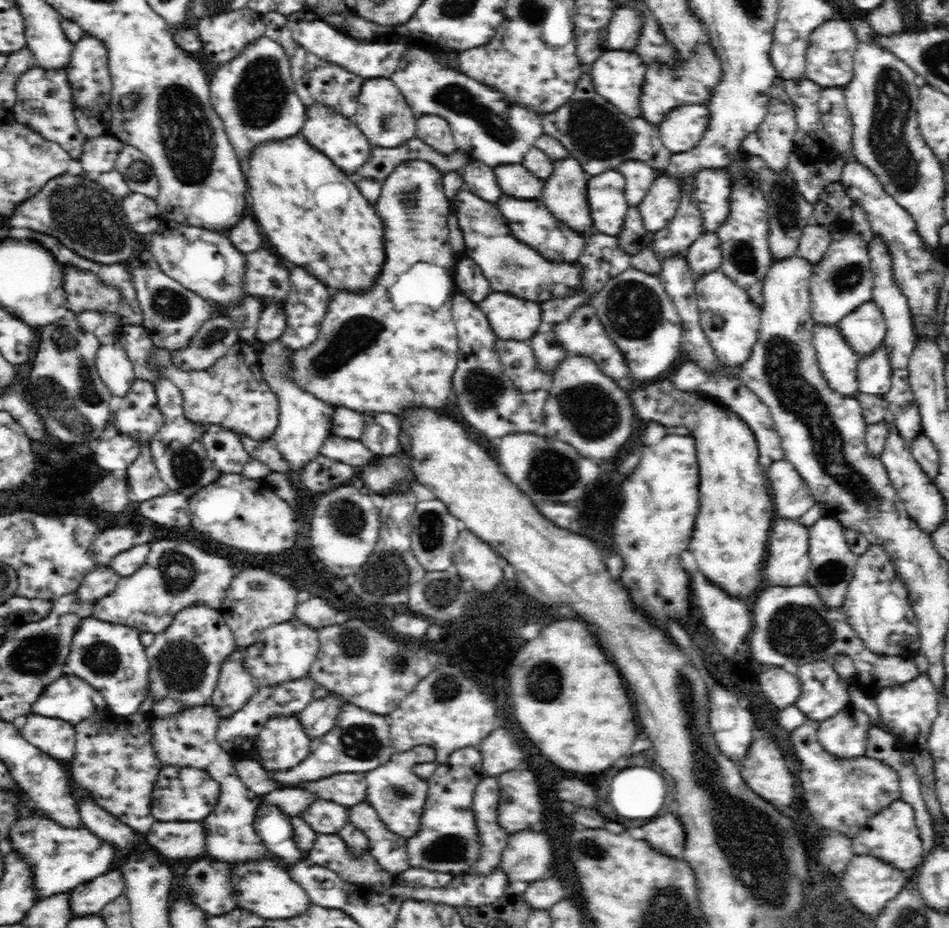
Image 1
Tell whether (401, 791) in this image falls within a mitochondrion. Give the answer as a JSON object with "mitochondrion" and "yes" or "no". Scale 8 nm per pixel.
{"mitochondrion":"yes"}

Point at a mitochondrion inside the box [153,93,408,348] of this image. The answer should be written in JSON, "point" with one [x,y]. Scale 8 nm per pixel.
{"point":[384,118]}

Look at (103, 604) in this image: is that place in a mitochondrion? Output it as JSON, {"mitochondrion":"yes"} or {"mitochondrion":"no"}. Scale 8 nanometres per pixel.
{"mitochondrion":"no"}

